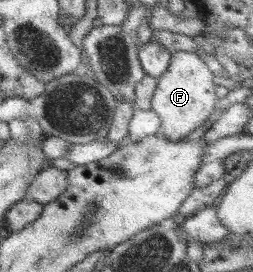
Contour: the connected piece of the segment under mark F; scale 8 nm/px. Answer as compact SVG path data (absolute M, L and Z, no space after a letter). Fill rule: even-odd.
M194 52L171 54L170 65L166 72L160 75L151 100L151 109L161 120L159 132L161 136L171 141L178 141L205 123L218 102L214 76L215 74L208 69L206 62L198 54Z

